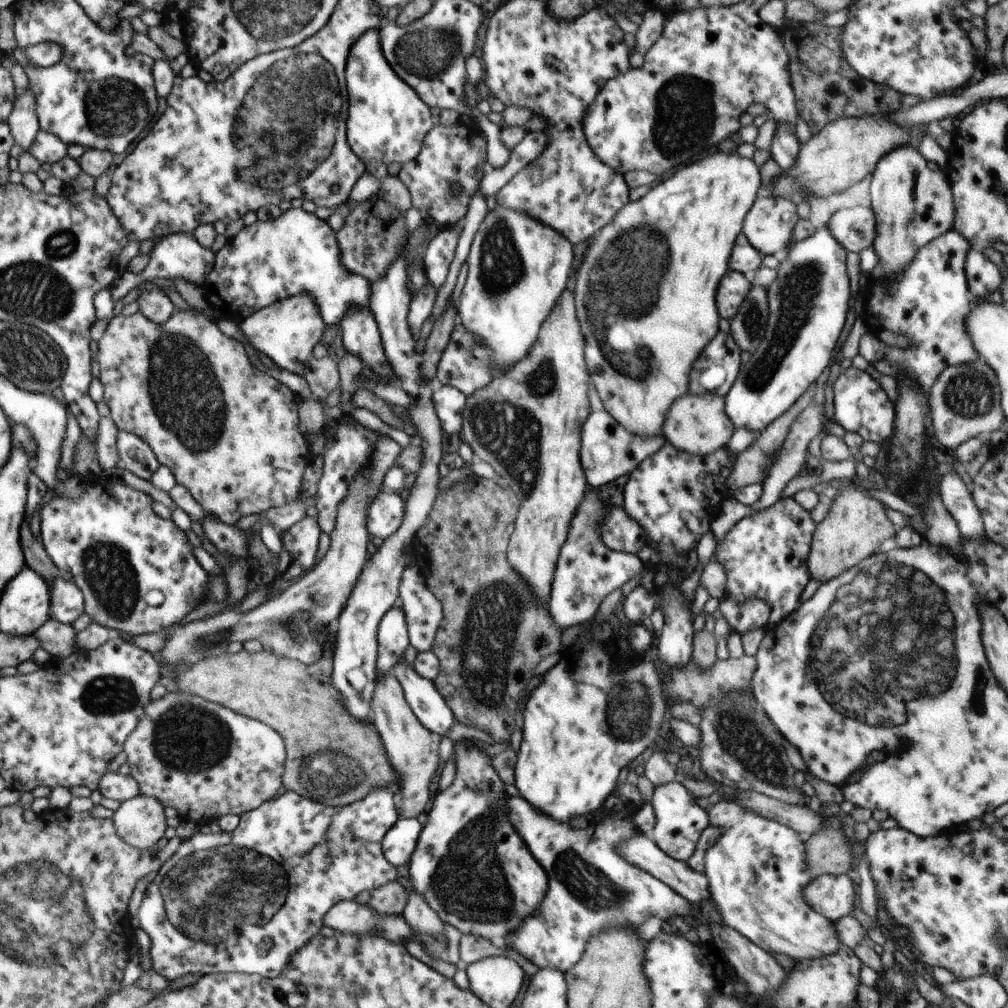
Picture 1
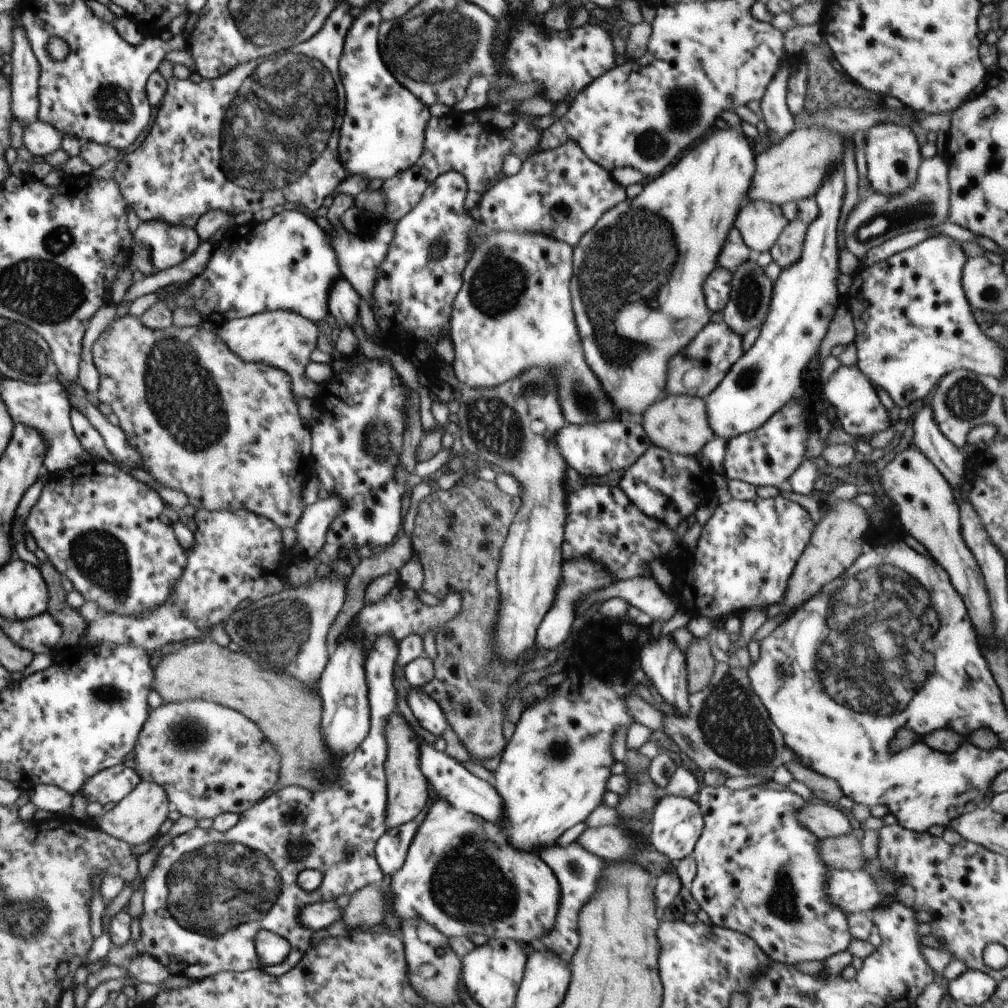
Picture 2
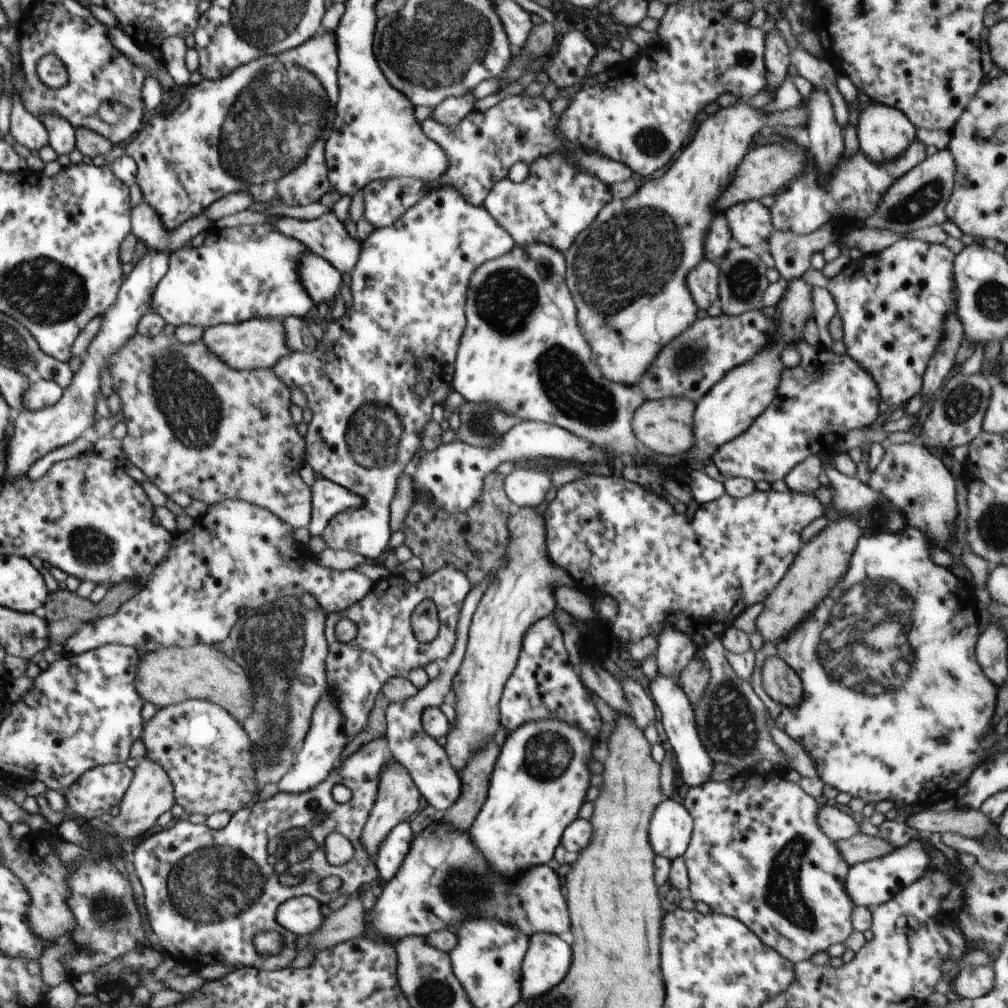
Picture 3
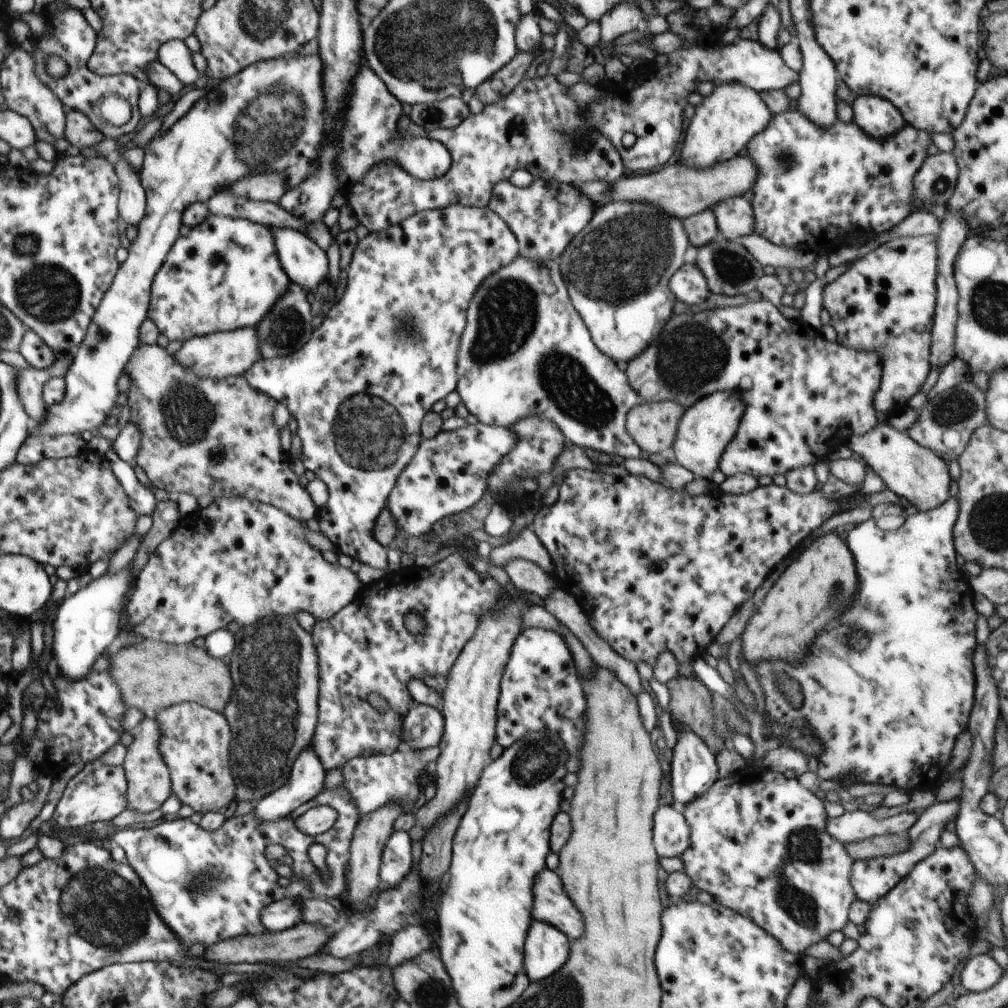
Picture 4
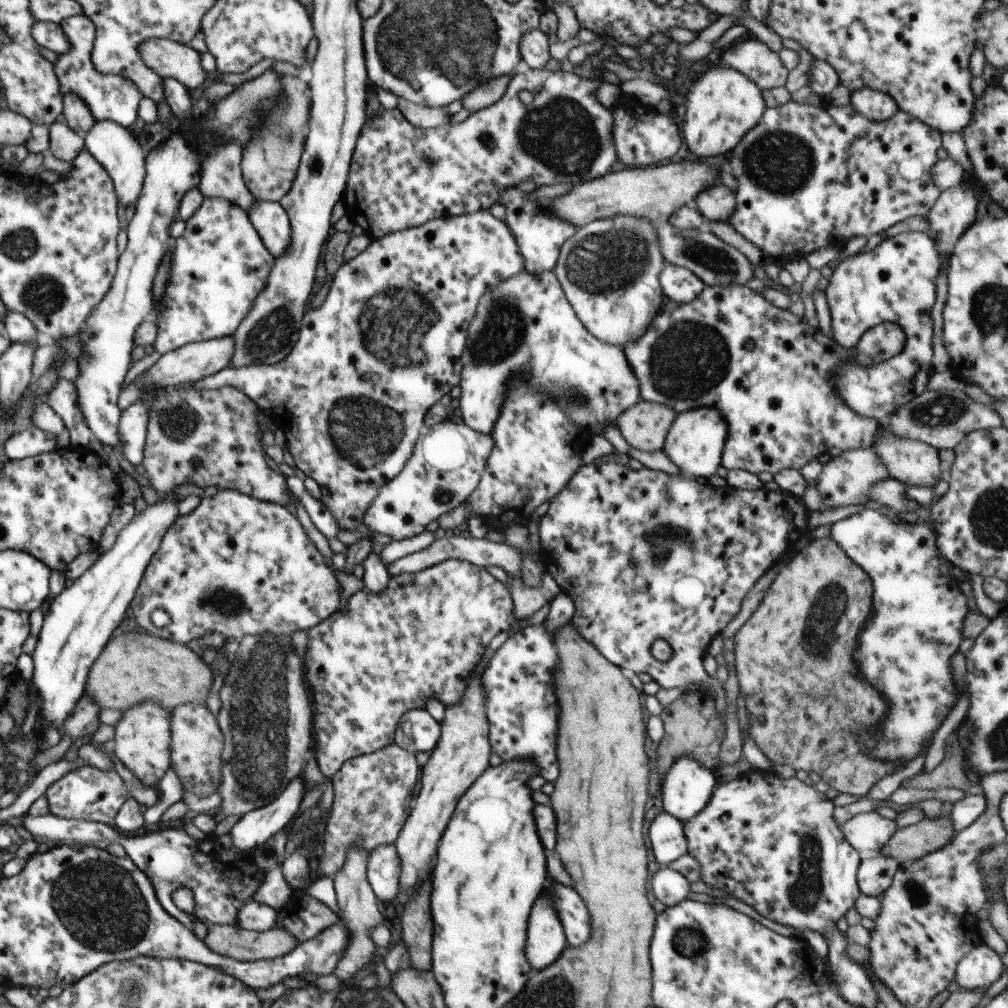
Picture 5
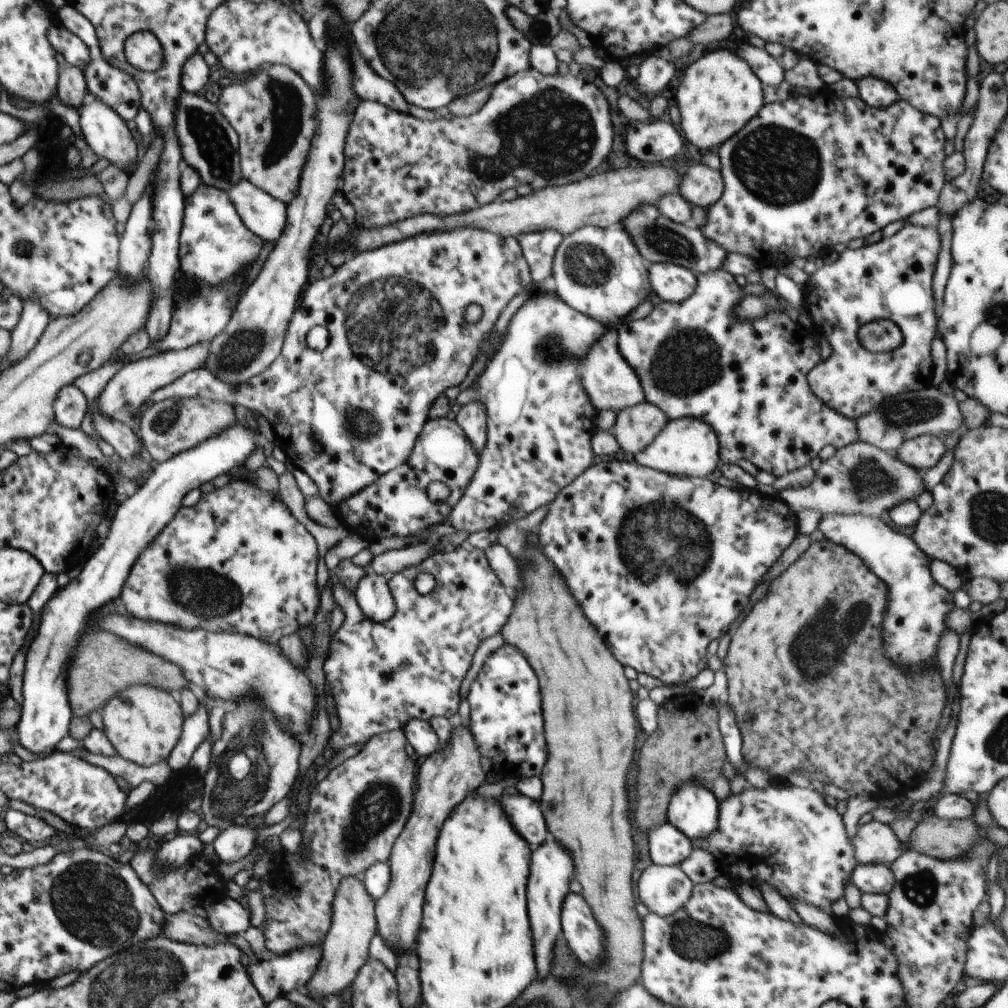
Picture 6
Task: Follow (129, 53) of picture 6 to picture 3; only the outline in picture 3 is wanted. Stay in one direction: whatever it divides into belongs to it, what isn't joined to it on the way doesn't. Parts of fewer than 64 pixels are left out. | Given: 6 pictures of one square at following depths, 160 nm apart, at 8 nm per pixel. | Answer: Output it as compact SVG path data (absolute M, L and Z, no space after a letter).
M180 35L166 37L160 48L163 54L161 62L174 79L178 88L187 85L191 75L185 65L185 54L189 48L186 47L184 39Z

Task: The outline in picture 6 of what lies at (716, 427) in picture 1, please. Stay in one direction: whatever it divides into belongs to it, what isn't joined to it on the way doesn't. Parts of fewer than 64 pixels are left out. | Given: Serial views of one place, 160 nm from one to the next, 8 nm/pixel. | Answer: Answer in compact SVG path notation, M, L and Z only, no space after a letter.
M644 400L618 411L615 424L609 433L614 435L622 450L635 455L659 435L668 421L665 412Z

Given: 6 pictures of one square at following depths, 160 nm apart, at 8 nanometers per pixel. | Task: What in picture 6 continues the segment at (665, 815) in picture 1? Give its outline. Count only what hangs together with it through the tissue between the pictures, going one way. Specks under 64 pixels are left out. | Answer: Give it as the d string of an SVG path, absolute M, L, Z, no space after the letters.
M669 821L652 827L650 856L655 865L679 865L692 852L691 840Z

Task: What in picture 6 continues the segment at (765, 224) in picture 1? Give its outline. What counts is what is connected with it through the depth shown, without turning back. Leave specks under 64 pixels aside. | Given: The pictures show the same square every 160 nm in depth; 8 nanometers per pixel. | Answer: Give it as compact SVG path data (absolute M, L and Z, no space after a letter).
M696 164L682 174L679 192L694 210L709 209L720 200L725 187L721 171Z

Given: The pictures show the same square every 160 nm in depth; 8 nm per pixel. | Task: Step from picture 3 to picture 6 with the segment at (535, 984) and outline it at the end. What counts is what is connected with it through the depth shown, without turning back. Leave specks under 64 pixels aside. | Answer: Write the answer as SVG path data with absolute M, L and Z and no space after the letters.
M548 832L546 842L532 853L532 876L528 880L528 914L532 926L532 940L534 940L534 956L537 964L537 974L545 977L551 970L551 963L555 956L555 946L558 936L562 934L560 926L560 912L564 896L568 894L568 884L574 874L574 864L566 848L562 848L554 836Z

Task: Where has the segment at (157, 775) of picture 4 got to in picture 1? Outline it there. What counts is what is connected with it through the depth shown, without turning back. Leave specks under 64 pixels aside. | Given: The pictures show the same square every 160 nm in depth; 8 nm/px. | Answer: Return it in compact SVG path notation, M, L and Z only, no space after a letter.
M144 794L121 803L111 820L116 834L139 850L155 847L167 829L165 807L156 798Z

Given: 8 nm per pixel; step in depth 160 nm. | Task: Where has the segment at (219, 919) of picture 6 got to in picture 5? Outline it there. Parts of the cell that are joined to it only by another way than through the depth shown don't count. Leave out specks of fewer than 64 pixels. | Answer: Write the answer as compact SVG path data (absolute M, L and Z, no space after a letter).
M252 899L243 904L239 910L238 926L254 932L262 932L276 928L279 911L274 907Z

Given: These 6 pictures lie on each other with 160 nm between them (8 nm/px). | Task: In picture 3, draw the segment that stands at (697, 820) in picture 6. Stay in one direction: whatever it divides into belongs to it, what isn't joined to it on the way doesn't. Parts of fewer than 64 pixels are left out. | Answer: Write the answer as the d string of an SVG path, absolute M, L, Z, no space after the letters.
M658 672L650 681L649 688L656 708L660 709L662 726L676 756L676 762L680 768L678 774L682 778L682 783L695 787L708 782L714 762L700 740L699 729L696 728L694 705L679 685L679 677L666 676Z

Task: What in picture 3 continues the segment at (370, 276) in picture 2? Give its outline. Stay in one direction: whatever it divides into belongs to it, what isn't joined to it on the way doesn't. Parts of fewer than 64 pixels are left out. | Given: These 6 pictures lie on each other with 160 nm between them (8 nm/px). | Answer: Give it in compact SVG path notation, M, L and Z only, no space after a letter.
M332 208L330 211L324 213L313 221L301 221L291 217L284 216L266 216L264 212L252 212L252 210L245 210L235 215L218 219L213 223L213 227L218 229L224 227L239 227L242 225L257 225L270 223L276 226L276 228L286 236L297 238L301 243L304 243L315 255L321 256L324 260L327 260L337 271L342 274L351 273L356 266L360 254L360 244L355 240L343 227L343 222L340 221Z

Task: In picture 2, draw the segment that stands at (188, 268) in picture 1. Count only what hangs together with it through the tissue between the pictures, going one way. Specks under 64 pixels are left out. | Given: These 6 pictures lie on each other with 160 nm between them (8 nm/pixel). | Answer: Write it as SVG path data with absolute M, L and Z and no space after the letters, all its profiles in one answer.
M158 220L140 222L132 234L133 244L149 252L156 270L178 266L200 246L200 236L193 225L170 224Z

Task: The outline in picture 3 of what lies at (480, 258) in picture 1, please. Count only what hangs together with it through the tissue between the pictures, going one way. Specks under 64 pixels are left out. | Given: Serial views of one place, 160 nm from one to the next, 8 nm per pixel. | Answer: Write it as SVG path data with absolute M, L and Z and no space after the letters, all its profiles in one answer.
M544 243L515 244L502 256L486 261L476 268L470 277L466 293L465 327L459 340L455 363L453 364L453 388L467 401L496 405L507 415L520 417L522 420L542 421L561 426L573 432L576 436L588 439L592 444L602 447L611 456L618 456L619 458L621 454L634 455L638 453L641 446L634 434L631 422L636 409L644 402L645 398L636 388L608 380L595 361L591 359L589 344L586 342L580 327L576 324L576 306L574 306L575 302L572 293L569 291L565 281L566 269L564 252Z

